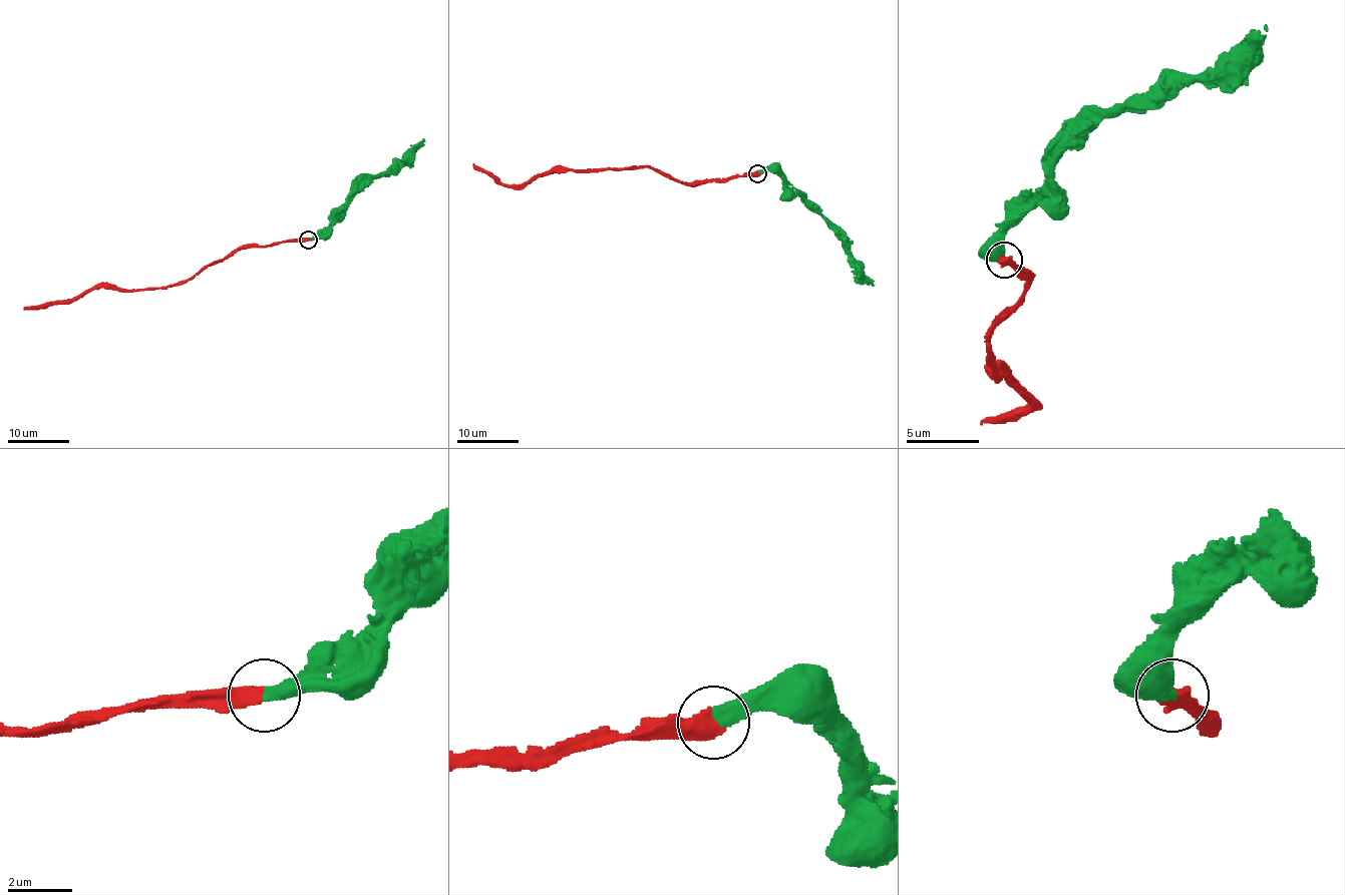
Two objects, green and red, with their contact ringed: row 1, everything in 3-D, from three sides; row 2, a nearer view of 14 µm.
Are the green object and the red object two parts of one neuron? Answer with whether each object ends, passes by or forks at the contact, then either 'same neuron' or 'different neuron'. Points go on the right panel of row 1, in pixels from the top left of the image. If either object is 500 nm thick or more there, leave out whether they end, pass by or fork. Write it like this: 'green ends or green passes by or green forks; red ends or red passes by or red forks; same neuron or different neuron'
same neuron

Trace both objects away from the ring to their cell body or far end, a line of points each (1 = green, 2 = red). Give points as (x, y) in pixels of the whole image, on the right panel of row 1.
1: (1003, 261), (996, 239), (1043, 184), (1046, 169), (1104, 115), (1133, 111), (1162, 90), (1210, 82), (1268, 24)
2: (1003, 261), (1025, 279), (1025, 293), (989, 329), (989, 358), (999, 377), (1032, 405), (981, 424)

